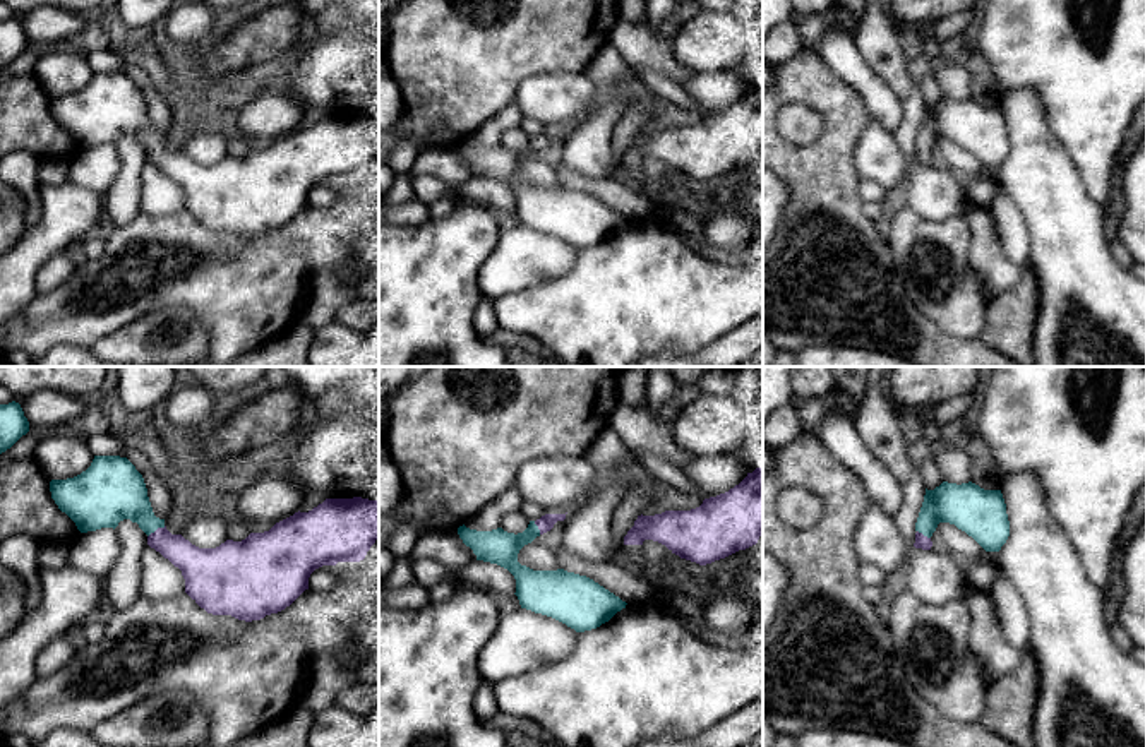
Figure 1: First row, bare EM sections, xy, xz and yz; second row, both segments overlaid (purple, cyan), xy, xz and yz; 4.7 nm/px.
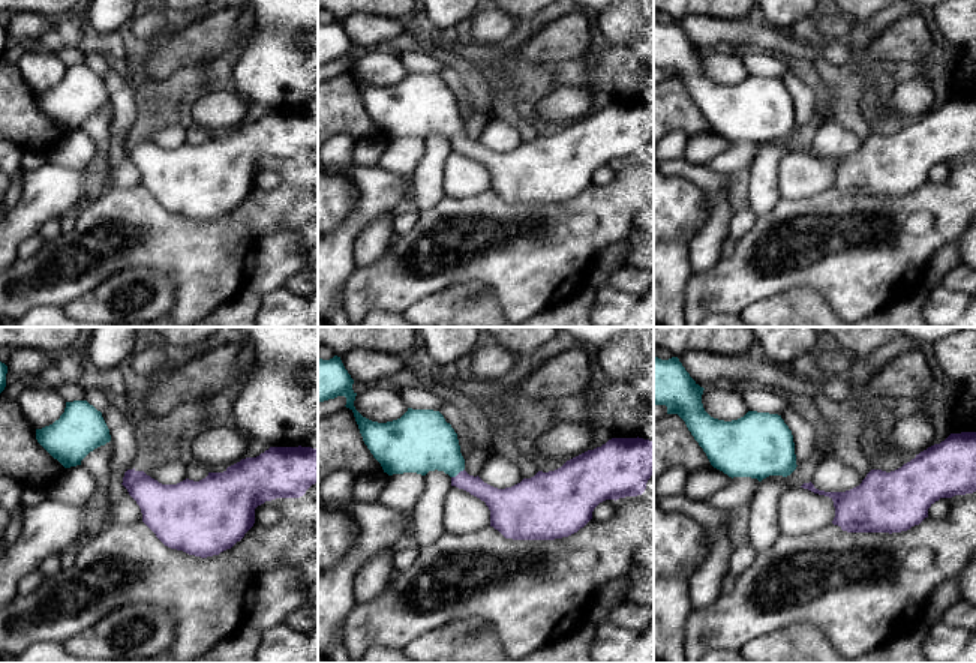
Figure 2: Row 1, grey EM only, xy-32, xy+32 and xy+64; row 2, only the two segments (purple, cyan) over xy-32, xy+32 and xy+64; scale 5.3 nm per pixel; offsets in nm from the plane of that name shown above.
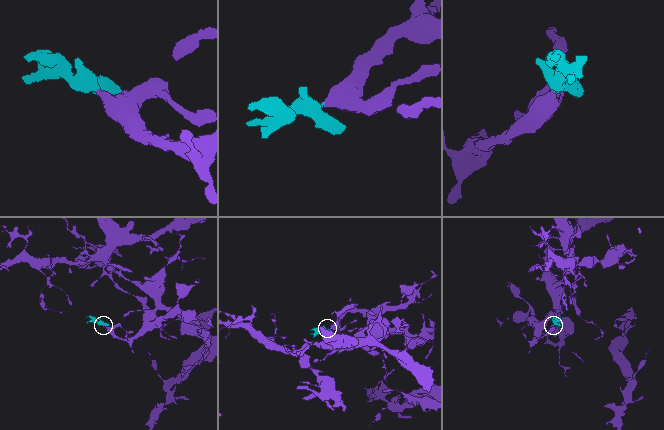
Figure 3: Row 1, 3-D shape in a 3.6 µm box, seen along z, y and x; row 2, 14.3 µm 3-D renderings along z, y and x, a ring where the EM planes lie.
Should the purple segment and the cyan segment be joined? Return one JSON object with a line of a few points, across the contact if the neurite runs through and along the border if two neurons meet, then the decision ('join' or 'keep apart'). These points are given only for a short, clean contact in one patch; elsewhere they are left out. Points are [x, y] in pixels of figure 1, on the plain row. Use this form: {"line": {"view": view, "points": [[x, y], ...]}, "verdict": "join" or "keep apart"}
{"line": {"view": "xy", "points": [[197, 180], [177, 167], [156, 146], [119, 108]]}, "verdict": "join"}

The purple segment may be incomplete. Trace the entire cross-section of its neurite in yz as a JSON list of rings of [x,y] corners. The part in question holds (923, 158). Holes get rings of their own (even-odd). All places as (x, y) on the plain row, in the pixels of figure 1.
[[[943,98],[934,106],[926,105],[924,118],[915,139],[915,164],[931,166],[931,152],[939,139],[955,140],[972,152],[986,168],[999,168],[1010,152],[1010,137],[1001,106],[984,106],[979,101]]]

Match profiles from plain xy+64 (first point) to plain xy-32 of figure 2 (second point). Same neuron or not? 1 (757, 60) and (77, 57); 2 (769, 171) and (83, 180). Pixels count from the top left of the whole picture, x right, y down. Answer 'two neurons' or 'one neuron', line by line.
1: one neuron
2: two neurons

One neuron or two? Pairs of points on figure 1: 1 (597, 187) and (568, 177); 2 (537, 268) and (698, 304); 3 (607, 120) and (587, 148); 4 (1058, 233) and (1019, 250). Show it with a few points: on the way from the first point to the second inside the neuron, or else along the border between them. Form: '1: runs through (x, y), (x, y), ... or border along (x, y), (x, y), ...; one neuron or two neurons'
1: runs through (590, 185), (575, 179); one neuron
2: border along (580, 249), (575, 264), (566, 273), (525, 288); two neurons
3: runs through (600, 127), (590, 141); one neuron
4: border along (1015, 208), (1027, 230), (1029, 264); two neurons

